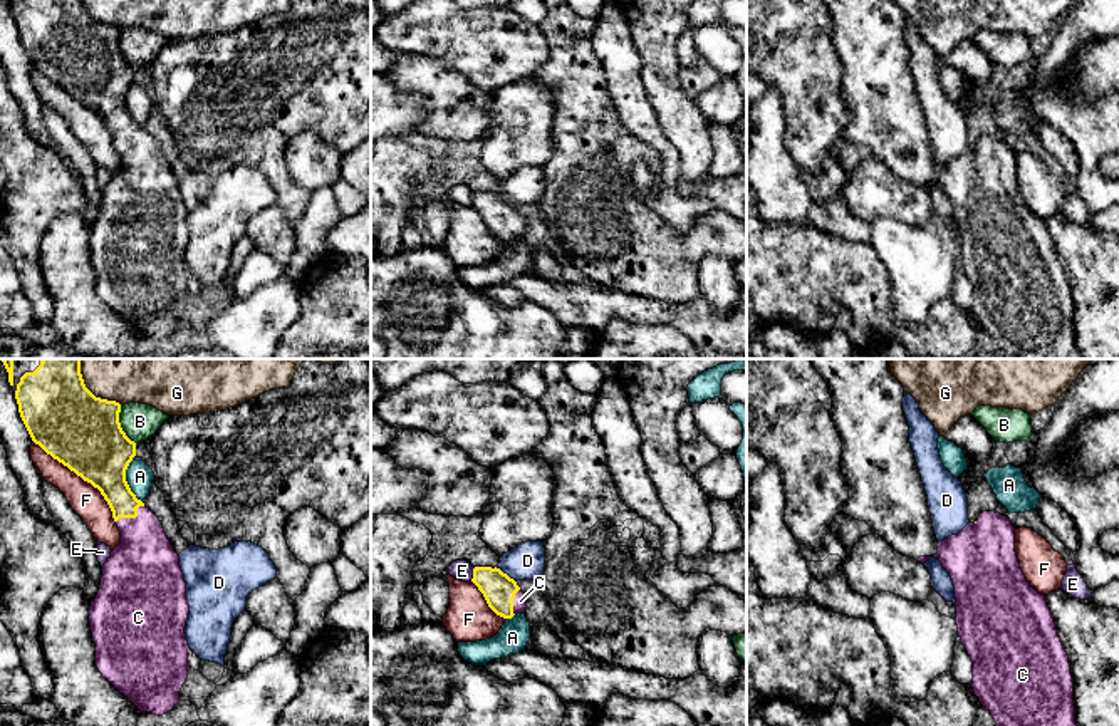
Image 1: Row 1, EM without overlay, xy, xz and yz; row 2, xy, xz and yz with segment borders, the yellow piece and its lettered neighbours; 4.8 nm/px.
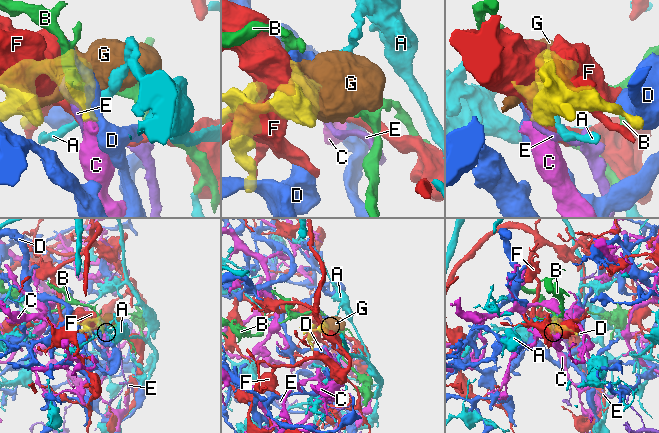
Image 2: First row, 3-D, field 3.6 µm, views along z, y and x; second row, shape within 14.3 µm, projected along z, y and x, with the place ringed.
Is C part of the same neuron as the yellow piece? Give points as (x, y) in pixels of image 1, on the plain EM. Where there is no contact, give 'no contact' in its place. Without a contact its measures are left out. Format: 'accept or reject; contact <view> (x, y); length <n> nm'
accept; contact xy (131, 141); length 160 nm

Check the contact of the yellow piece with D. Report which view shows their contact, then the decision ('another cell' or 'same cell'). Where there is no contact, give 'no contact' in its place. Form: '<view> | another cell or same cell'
xz | another cell

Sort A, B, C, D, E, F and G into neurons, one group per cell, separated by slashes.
A / B / C / D / E / F / G

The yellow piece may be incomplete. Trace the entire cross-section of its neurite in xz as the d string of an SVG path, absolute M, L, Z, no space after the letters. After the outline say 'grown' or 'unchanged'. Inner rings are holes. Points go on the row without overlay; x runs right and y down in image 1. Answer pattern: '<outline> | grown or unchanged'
M475 191L471 206L483 218L488 231L503 243L525 238L527 221L513 203L500 193Z | grown

